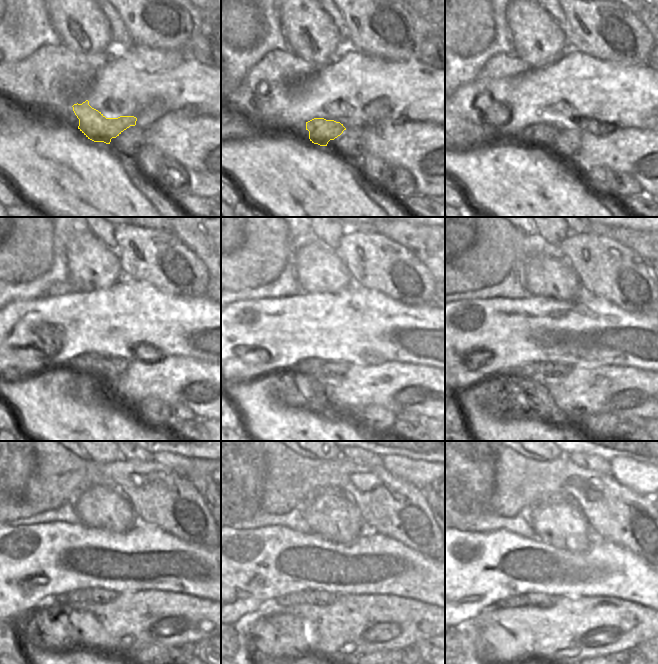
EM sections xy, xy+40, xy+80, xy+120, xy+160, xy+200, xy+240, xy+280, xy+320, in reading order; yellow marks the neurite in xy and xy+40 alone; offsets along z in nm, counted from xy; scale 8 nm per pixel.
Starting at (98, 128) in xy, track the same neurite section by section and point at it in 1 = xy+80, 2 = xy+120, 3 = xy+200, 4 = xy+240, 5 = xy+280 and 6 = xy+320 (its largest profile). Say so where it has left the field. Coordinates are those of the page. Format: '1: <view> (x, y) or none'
1: xy+80 (544, 133)
2: xy+120 (92, 364)
3: xy+200 (527, 371)
4: xy+240 (77, 596)
5: xy+280 (298, 598)
6: xy+320 (521, 600)

